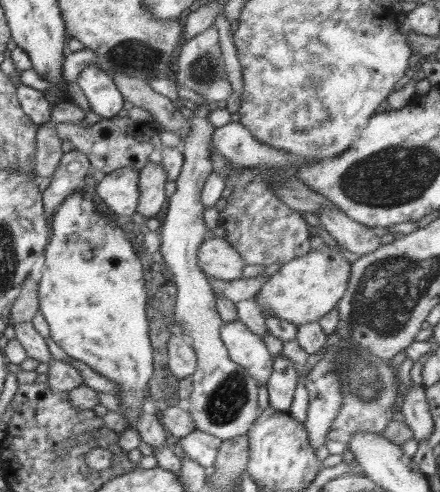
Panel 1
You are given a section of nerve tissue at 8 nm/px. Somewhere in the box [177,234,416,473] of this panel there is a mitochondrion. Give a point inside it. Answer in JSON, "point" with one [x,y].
{"point":[368,385]}

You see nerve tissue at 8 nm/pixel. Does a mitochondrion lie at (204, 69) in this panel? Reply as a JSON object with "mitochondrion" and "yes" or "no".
{"mitochondrion":"yes"}

